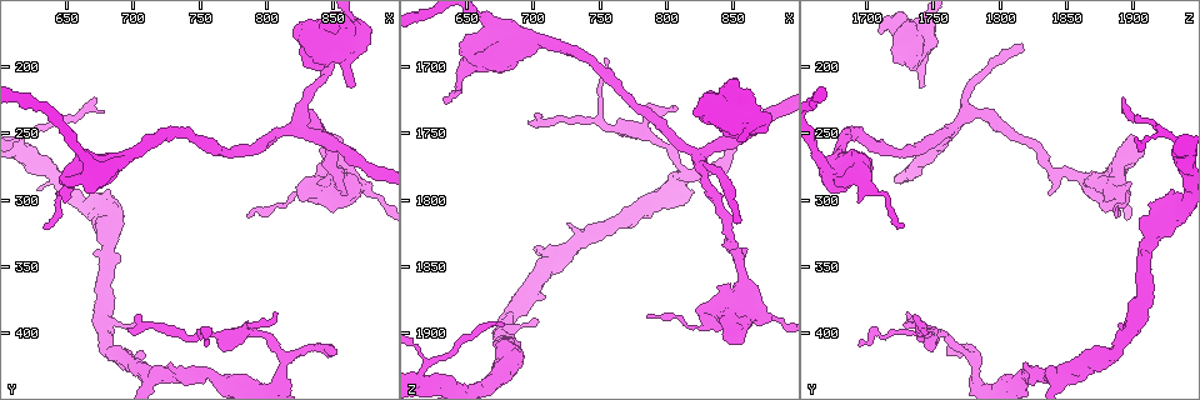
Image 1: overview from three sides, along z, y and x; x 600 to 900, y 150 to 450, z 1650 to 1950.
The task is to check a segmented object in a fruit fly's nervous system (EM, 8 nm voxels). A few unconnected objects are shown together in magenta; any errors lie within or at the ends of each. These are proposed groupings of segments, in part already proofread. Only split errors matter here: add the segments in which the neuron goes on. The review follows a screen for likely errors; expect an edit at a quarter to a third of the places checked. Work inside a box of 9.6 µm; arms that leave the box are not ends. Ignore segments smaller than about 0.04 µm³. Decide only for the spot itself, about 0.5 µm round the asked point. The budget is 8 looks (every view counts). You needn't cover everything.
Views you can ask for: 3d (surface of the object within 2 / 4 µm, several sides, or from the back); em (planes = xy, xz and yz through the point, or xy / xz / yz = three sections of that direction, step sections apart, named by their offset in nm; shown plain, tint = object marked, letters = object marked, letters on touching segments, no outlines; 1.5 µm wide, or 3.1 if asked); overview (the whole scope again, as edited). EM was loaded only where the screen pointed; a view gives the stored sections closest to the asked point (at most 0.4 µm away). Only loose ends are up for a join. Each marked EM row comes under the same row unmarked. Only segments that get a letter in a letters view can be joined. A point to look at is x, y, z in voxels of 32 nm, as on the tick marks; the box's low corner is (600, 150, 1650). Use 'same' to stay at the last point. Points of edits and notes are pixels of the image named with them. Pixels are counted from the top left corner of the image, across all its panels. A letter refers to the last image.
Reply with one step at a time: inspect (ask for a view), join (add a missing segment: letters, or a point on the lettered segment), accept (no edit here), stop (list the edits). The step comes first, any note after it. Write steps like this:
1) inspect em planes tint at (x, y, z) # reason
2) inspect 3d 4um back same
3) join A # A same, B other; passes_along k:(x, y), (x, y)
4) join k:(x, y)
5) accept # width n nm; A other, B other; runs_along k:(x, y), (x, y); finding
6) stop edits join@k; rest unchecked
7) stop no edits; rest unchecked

inspect em planes letters at (858, 296, 1836) # free end

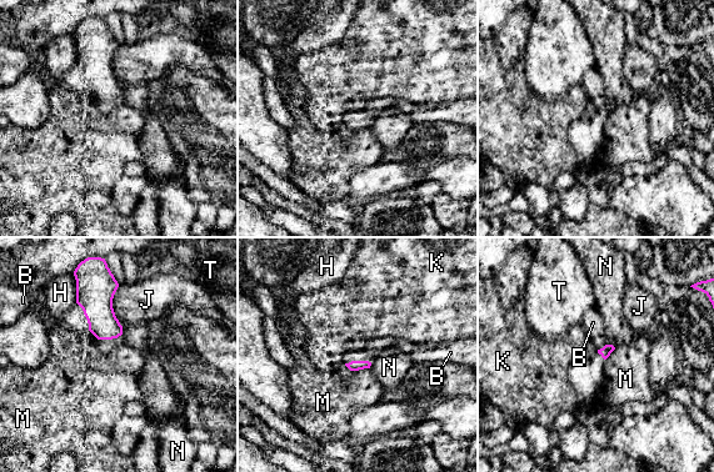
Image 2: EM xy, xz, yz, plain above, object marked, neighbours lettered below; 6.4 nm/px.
accept # B other, H other, J other, K other, M other, N other, T other; no lettered segment goes on from it

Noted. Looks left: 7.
inspect 3d 2um at (868, 216, 1740) # branch stops here

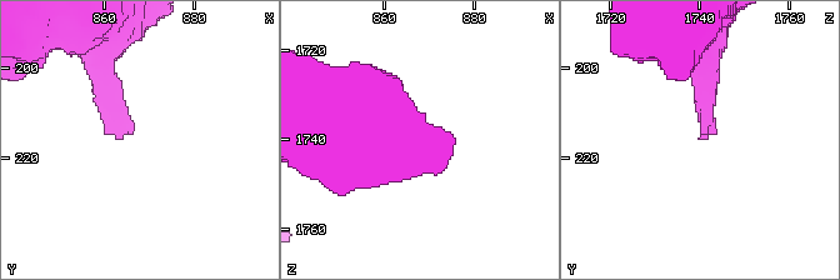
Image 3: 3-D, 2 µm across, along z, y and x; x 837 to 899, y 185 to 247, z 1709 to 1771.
inspect em xy step 8 letters at (866, 215, 1742)

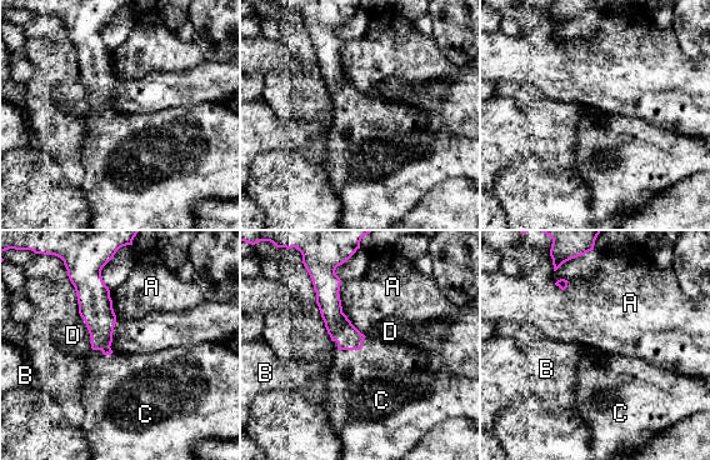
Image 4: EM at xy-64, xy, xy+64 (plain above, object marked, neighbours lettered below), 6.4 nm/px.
join C # longest_contact A 400 nm; A other, B other, C same, D other; passes_along 4:(340, 329), (350, 349), (364, 385); it goes on there

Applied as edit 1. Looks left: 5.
inspect overview

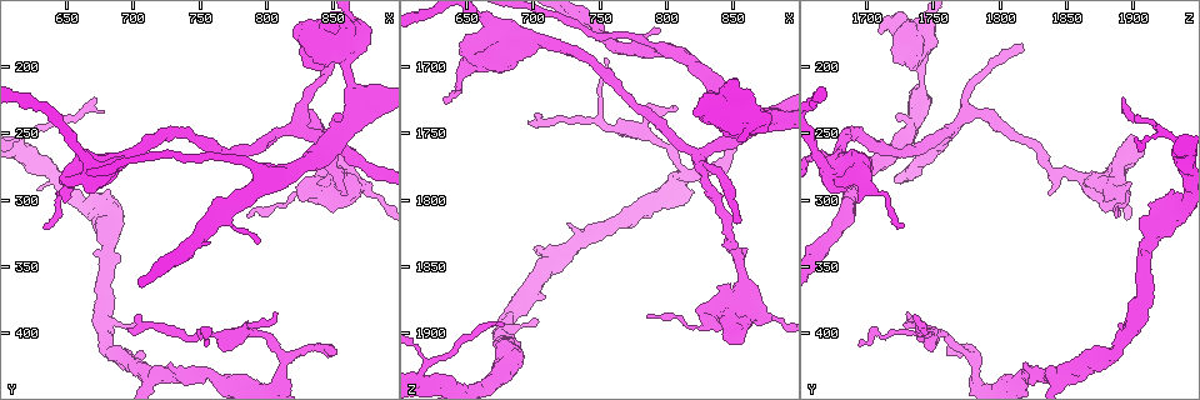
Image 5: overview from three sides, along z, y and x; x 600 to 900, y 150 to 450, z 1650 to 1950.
inspect em yz step 8 letters at (852, 416, 1762) # an open end

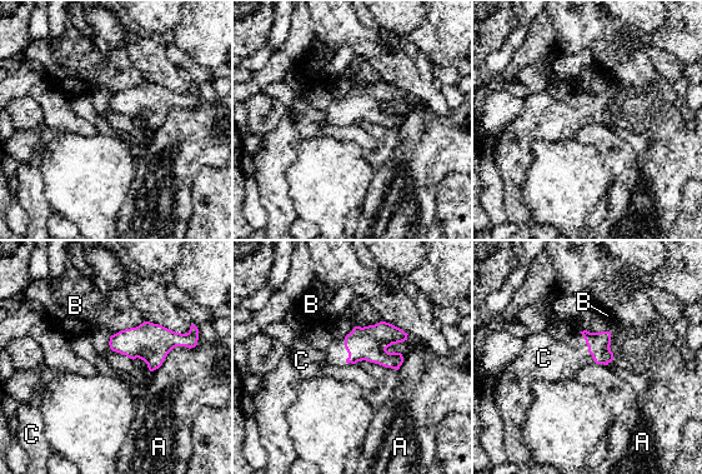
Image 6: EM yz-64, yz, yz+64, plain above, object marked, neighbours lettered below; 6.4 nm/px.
inspect em planes letters same

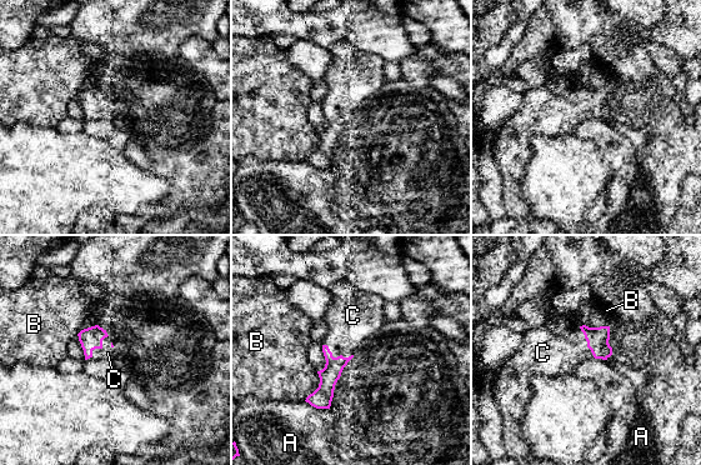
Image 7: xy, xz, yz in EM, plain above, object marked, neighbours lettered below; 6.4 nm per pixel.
join C # width 120 nm; longest_contact C 220 nm; A other, B other, C same; it goes on there

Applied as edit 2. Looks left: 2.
stop edits join@4, join@7; rest unchecked

